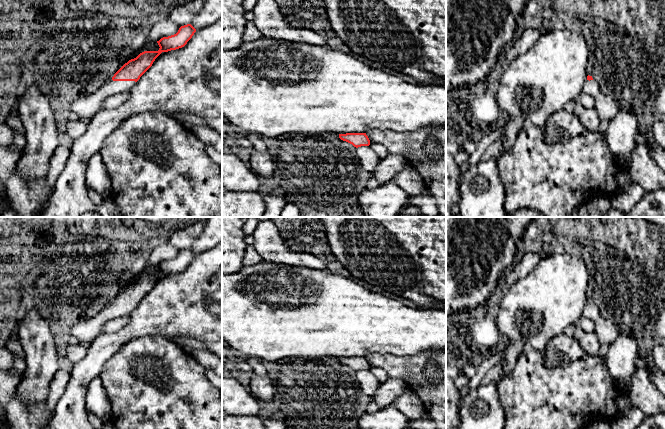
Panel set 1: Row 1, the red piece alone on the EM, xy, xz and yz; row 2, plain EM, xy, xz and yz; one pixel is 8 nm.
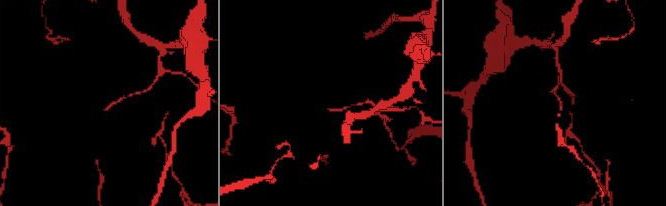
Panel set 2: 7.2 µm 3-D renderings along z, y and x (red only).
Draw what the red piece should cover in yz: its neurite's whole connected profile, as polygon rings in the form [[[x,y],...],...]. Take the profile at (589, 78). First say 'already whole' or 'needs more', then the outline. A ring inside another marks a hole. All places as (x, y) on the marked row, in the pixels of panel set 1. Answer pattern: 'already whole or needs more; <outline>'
needs more; [[[587,76],[582,92],[594,98],[594,109],[598,113],[601,121],[610,120],[616,117],[619,111],[617,102],[611,97],[601,93],[598,83],[592,78],[592,76]]]

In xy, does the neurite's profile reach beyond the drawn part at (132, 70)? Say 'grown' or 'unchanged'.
grown

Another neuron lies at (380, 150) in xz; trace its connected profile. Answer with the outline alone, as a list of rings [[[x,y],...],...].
[[[371,143],[369,146],[377,154],[379,159],[384,159],[390,154],[388,150],[380,143]]]

